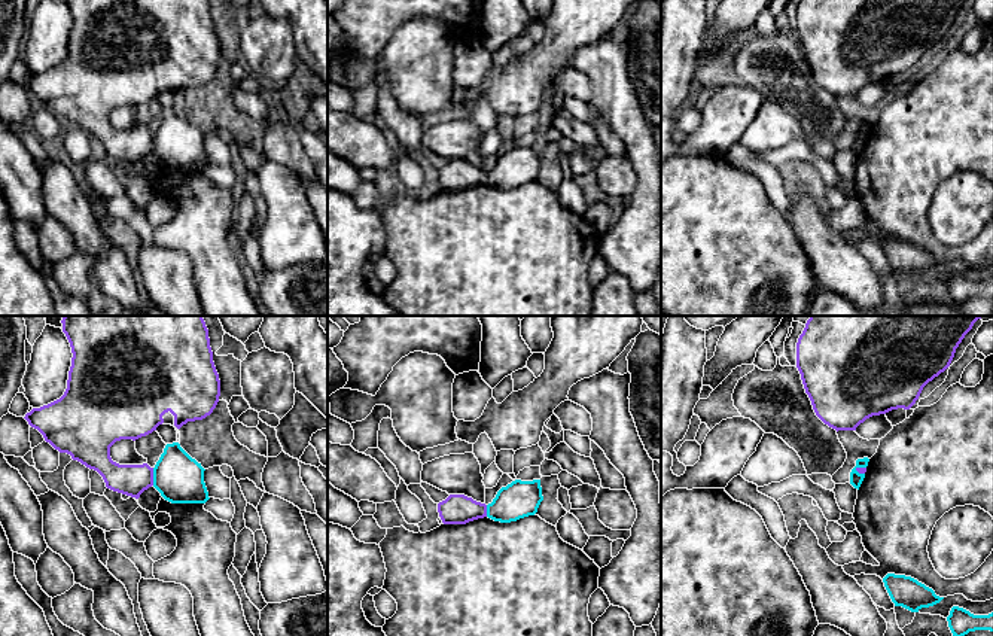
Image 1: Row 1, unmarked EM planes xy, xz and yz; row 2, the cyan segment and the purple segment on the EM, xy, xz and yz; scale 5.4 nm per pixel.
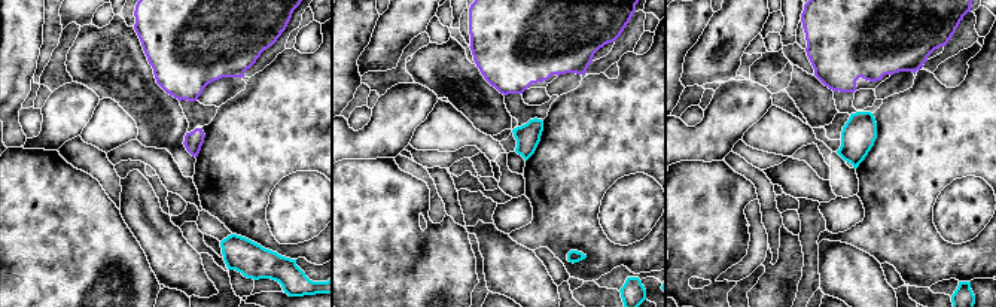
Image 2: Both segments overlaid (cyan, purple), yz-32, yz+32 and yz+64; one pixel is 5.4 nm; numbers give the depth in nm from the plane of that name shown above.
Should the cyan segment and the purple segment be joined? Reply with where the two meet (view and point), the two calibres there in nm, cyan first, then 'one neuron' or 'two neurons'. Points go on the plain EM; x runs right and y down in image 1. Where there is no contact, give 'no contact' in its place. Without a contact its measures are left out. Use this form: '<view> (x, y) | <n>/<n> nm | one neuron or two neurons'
xy (154, 143) | 260/170 nm | two neurons

